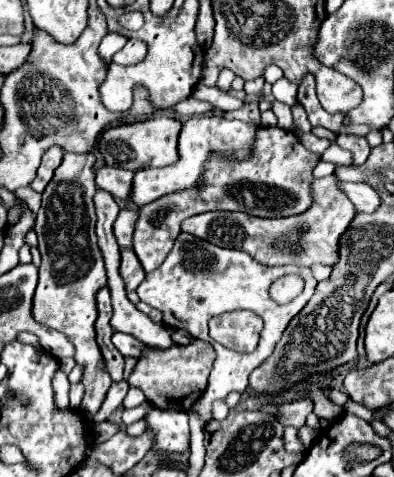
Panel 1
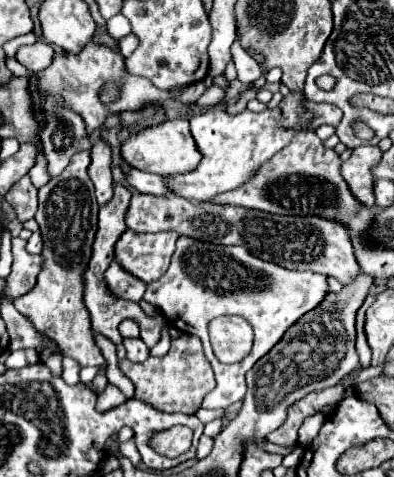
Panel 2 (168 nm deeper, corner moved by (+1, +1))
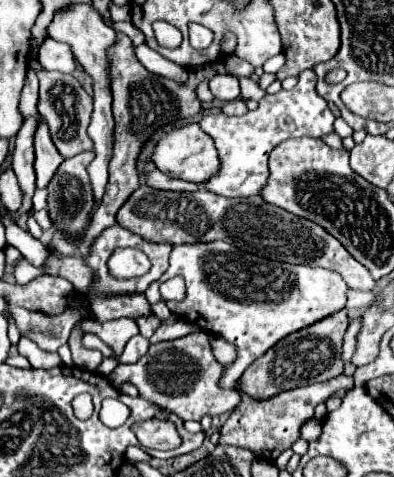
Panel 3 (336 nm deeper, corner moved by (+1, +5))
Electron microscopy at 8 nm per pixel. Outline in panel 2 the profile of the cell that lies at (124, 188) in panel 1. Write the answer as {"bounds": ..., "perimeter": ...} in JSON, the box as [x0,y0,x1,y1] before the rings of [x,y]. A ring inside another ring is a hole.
{"bounds":[125,168,167,196],"perimeter":[[[133,168],[127,172],[125,178],[129,186],[139,194],[153,194],[153,196],[167,194],[167,186],[163,186],[163,178],[157,174],[149,174],[149,172],[141,172]]]}

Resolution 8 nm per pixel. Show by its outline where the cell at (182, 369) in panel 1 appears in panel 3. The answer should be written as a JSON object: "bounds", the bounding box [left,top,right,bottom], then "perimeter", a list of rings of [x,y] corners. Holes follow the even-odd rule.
{"bounds":[109,330,241,420],"perimeter":[[[199,330],[187,338],[151,344],[147,354],[135,364],[119,362],[109,380],[113,386],[131,382],[137,386],[141,398],[155,402],[159,408],[169,410],[183,420],[201,420],[207,414],[217,416],[231,412],[241,402],[235,390],[221,390],[219,380],[223,376],[223,370],[223,364],[219,364],[211,352],[209,334]]]}

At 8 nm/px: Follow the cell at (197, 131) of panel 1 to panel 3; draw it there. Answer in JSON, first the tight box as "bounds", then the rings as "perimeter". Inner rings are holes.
{"bounds":[199,70,335,198],"perimeter":[[[303,70],[299,74],[299,84],[293,90],[281,90],[273,96],[265,94],[259,100],[259,108],[247,112],[245,116],[225,116],[223,112],[203,116],[199,124],[215,140],[223,166],[217,178],[211,178],[211,182],[201,186],[227,198],[259,194],[269,180],[269,166],[267,166],[269,152],[279,142],[293,136],[331,134],[335,116],[331,114],[327,102],[317,94],[315,84],[317,84],[317,74],[313,70]]]}

